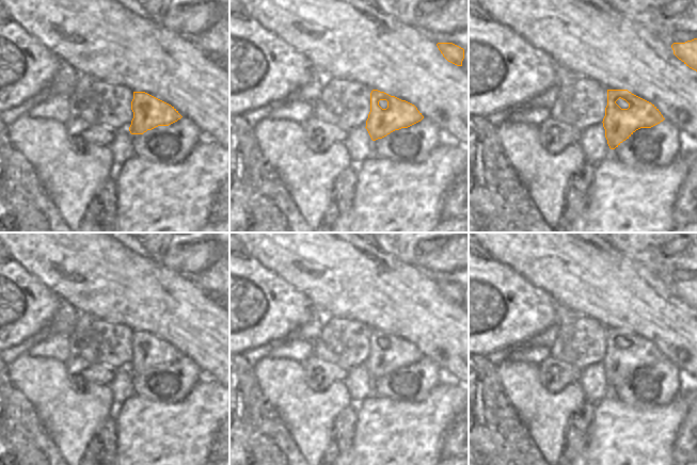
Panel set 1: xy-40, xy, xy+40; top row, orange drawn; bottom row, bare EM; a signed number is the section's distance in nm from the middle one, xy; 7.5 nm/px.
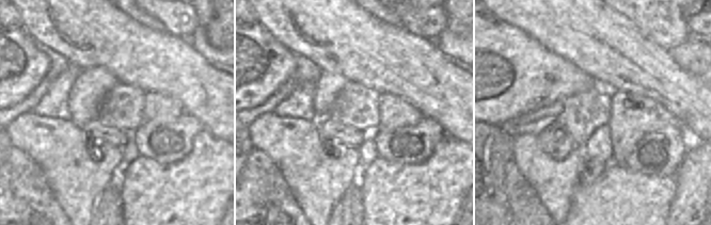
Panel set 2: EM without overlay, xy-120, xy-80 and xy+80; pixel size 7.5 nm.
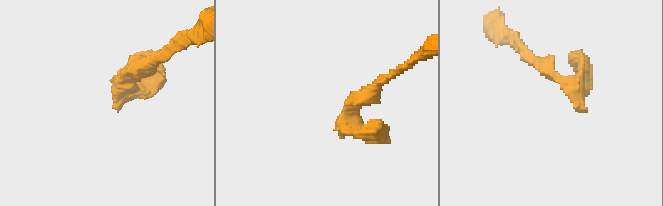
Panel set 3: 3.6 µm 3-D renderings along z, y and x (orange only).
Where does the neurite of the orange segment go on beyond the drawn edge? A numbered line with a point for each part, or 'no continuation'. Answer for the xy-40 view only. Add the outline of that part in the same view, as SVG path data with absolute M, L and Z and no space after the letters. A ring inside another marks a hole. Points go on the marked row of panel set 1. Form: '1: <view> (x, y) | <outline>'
1: xy-40 (105, 103) | M95 80L74 113L90 124L107 126L113 130L129 130L133 112L133 92L124 85Z

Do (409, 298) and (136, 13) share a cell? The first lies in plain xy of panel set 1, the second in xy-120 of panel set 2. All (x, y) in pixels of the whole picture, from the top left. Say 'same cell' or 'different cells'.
different cells

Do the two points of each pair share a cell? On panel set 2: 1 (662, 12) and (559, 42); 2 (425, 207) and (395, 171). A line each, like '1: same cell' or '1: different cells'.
1: different cells
2: same cell

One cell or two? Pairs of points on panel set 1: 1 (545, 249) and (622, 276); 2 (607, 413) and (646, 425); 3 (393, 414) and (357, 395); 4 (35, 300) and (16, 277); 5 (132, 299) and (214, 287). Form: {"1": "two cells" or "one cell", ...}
{"1": "one cell", "2": "one cell", "3": "two cells", "4": "one cell", "5": "two cells"}

